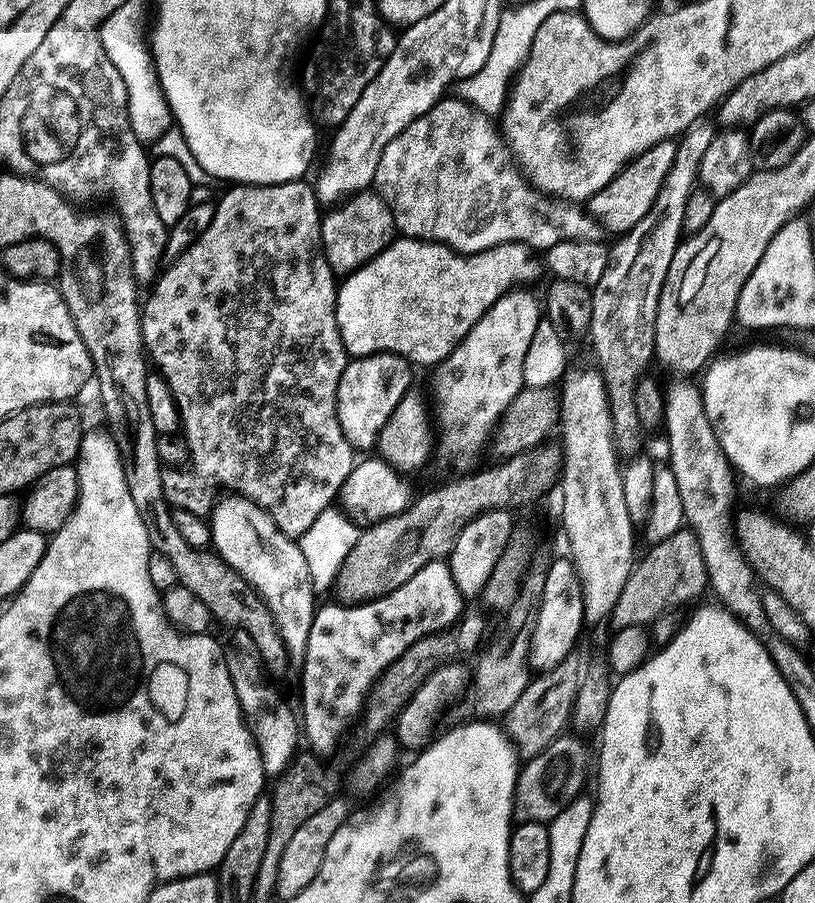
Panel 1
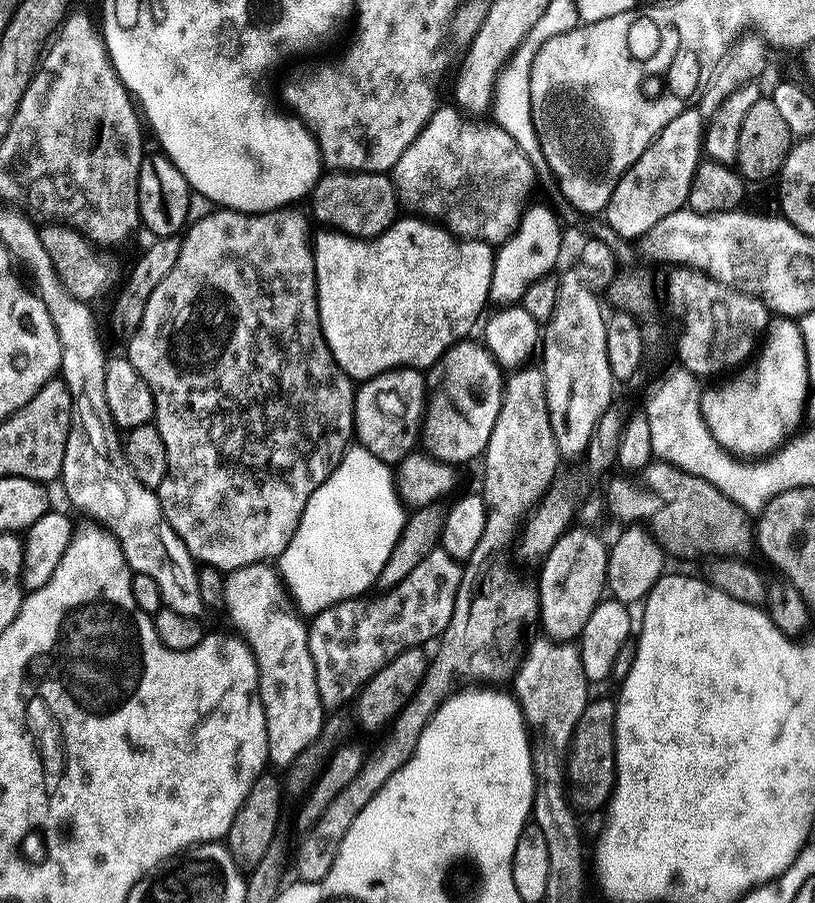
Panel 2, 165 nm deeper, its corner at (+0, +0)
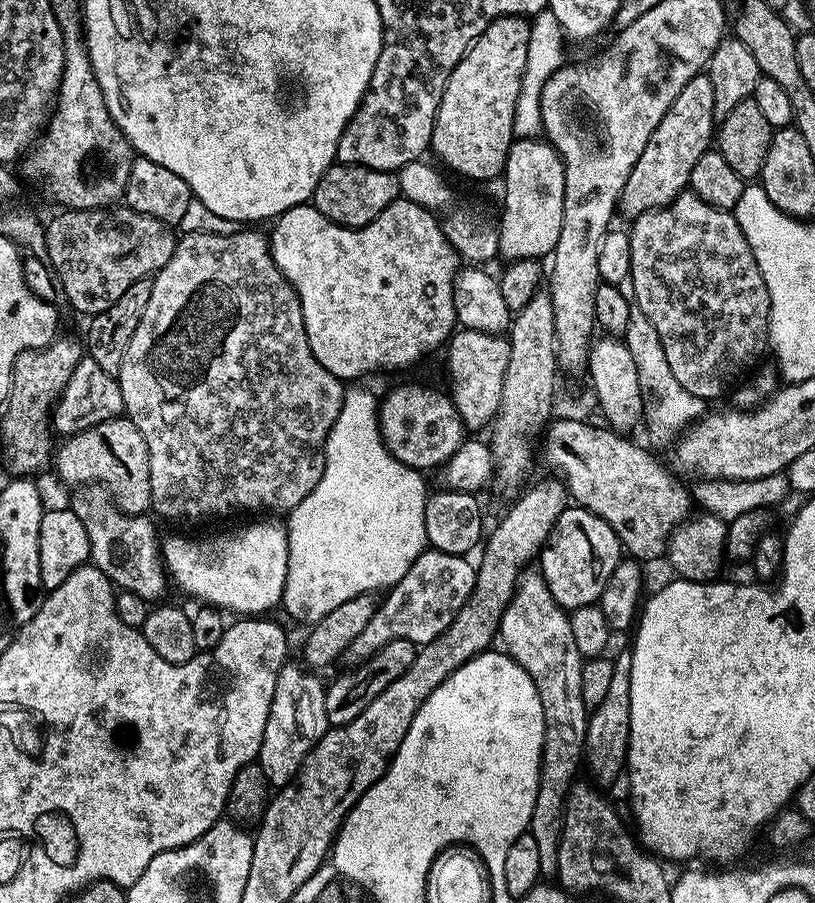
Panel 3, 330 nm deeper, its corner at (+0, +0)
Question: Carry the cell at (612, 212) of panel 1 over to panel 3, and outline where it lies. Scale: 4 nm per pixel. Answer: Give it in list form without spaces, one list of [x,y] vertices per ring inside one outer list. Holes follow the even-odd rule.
[[[701,74],[690,78],[686,86],[682,86],[678,98],[670,102],[670,110],[662,114],[662,122],[650,134],[646,142],[646,150],[634,162],[630,174],[626,178],[626,186],[622,186],[622,194],[618,205],[619,215],[635,218],[653,212],[655,208],[664,208],[675,196],[688,188],[690,170],[694,170],[694,162],[709,151],[714,140],[713,114],[714,88],[710,86],[710,78]]]

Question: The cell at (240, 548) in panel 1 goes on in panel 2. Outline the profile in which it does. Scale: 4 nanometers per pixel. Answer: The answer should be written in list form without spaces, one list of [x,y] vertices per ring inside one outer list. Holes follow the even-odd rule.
[[[261,562],[236,568],[224,576],[224,605],[237,633],[256,659],[256,669],[260,679],[260,705],[264,707],[266,718],[266,738],[268,739],[268,759],[274,765],[287,766],[318,738],[326,719],[326,709],[318,694],[318,682],[314,674],[314,664],[310,658],[308,645],[308,624],[305,617],[294,607],[294,601],[277,569],[271,563]]]

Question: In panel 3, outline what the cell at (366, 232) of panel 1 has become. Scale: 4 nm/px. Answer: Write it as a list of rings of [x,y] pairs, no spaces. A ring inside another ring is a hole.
[[[336,162],[320,176],[310,203],[323,216],[333,220],[335,224],[341,224],[343,228],[361,228],[374,222],[374,218],[378,218],[378,214],[382,214],[386,206],[401,199],[401,196],[396,172],[383,172],[357,164]]]

